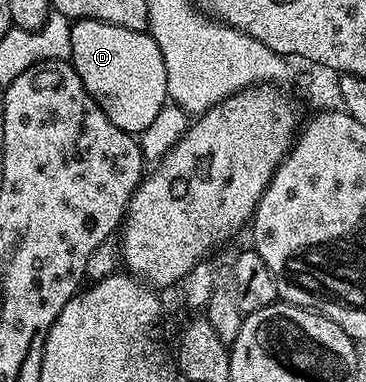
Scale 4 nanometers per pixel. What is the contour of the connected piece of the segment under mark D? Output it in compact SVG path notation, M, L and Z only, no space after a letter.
M81 18L72 22L70 48L70 61L86 92L90 92L109 120L133 136L149 128L169 101L166 64L151 34Z

